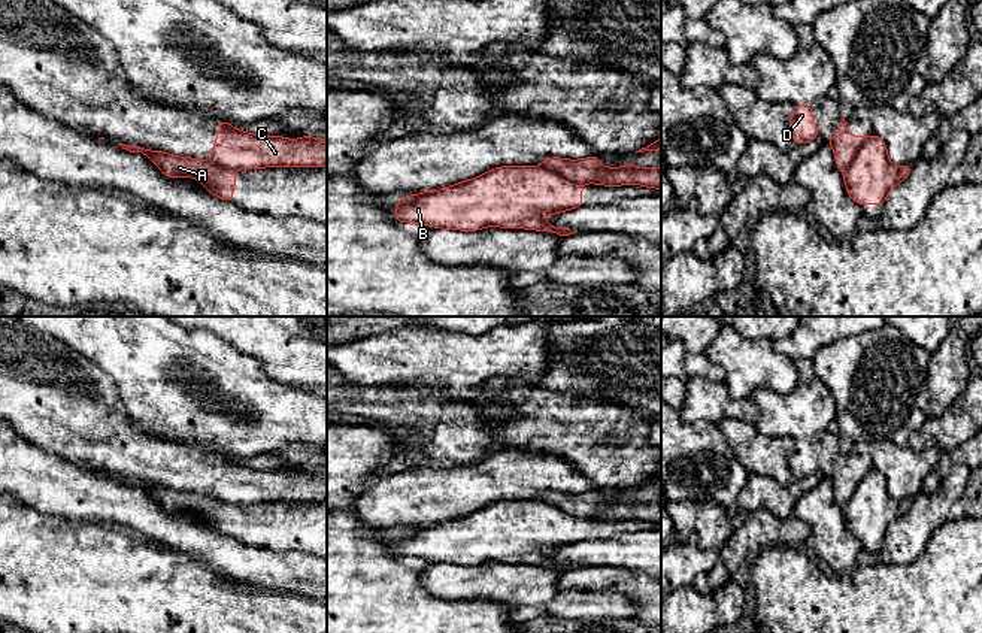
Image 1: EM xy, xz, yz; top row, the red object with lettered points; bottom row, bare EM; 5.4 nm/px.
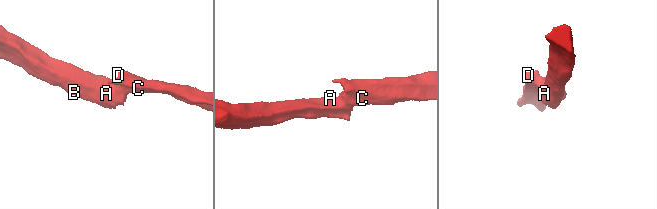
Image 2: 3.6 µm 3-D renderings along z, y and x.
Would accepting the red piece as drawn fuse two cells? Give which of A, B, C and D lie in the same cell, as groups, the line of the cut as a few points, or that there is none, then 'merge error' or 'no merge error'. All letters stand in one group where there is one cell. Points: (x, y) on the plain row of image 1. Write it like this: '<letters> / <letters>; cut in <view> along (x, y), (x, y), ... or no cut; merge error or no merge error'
A B / C D; cut in xz along (543, 500), (579, 518); merge error

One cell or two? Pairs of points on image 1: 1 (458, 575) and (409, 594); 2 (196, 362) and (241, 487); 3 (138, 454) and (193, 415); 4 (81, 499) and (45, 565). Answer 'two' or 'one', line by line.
1: two
2: two
3: two
4: two

